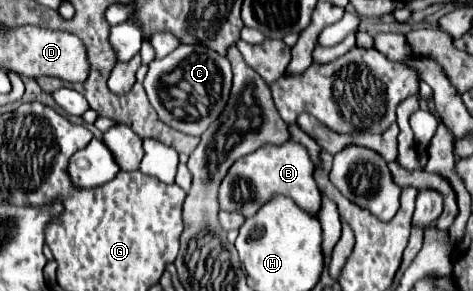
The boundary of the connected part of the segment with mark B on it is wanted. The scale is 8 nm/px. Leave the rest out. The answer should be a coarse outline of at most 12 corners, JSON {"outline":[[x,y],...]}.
{"outline":[[289,140],[239,158],[221,210],[245,218],[289,196],[309,216],[321,192],[307,150]]}

